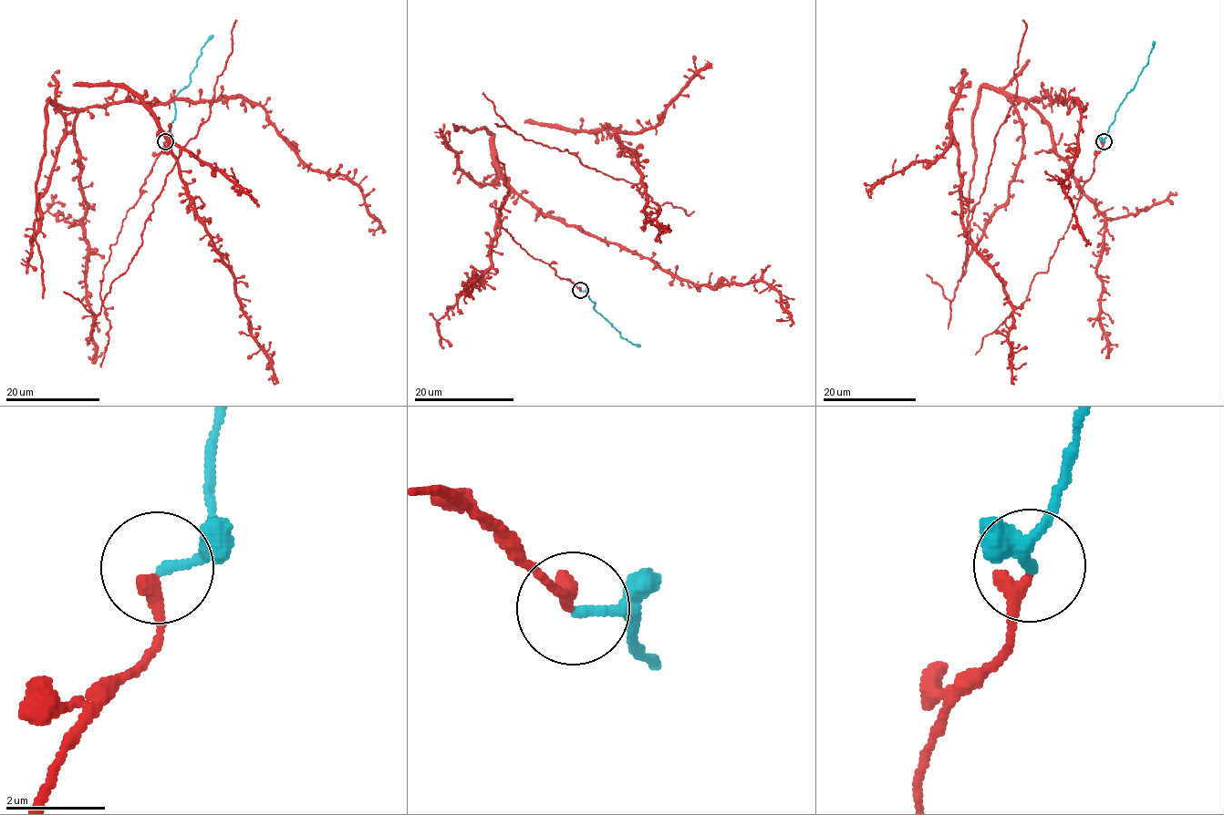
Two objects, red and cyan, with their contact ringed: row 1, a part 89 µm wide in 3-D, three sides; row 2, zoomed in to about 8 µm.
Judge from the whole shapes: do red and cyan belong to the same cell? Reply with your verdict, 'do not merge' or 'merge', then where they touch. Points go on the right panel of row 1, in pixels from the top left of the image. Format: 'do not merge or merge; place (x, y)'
merge; place (1104, 141)

